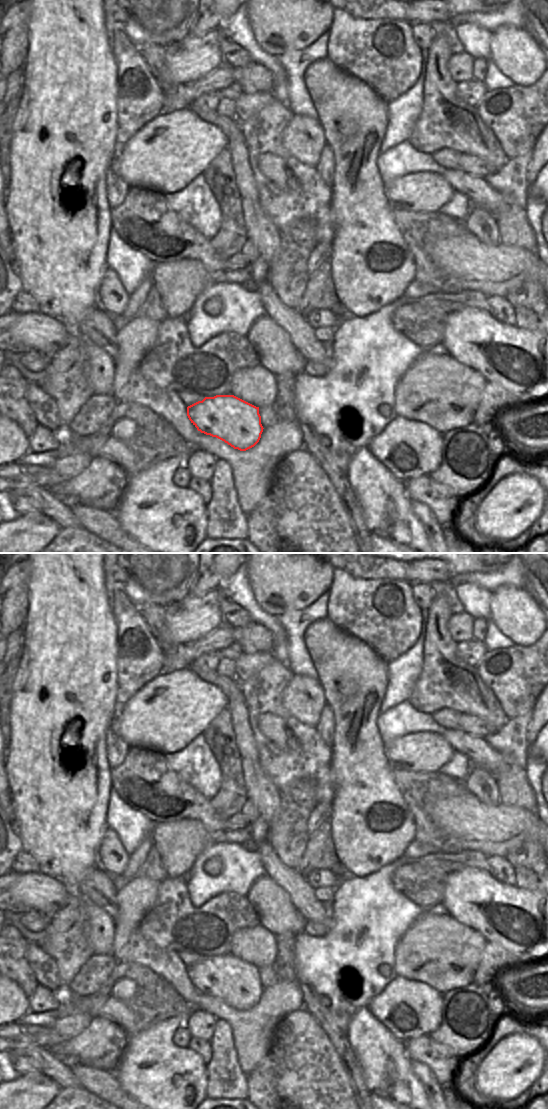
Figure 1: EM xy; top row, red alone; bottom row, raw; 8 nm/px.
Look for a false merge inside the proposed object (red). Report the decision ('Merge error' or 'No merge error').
No merge error

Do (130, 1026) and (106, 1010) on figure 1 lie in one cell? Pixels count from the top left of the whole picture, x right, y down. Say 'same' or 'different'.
same

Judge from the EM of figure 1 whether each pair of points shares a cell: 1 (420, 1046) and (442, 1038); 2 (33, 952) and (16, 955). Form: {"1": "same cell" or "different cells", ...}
{"1": "different cells", "2": "different cells"}

